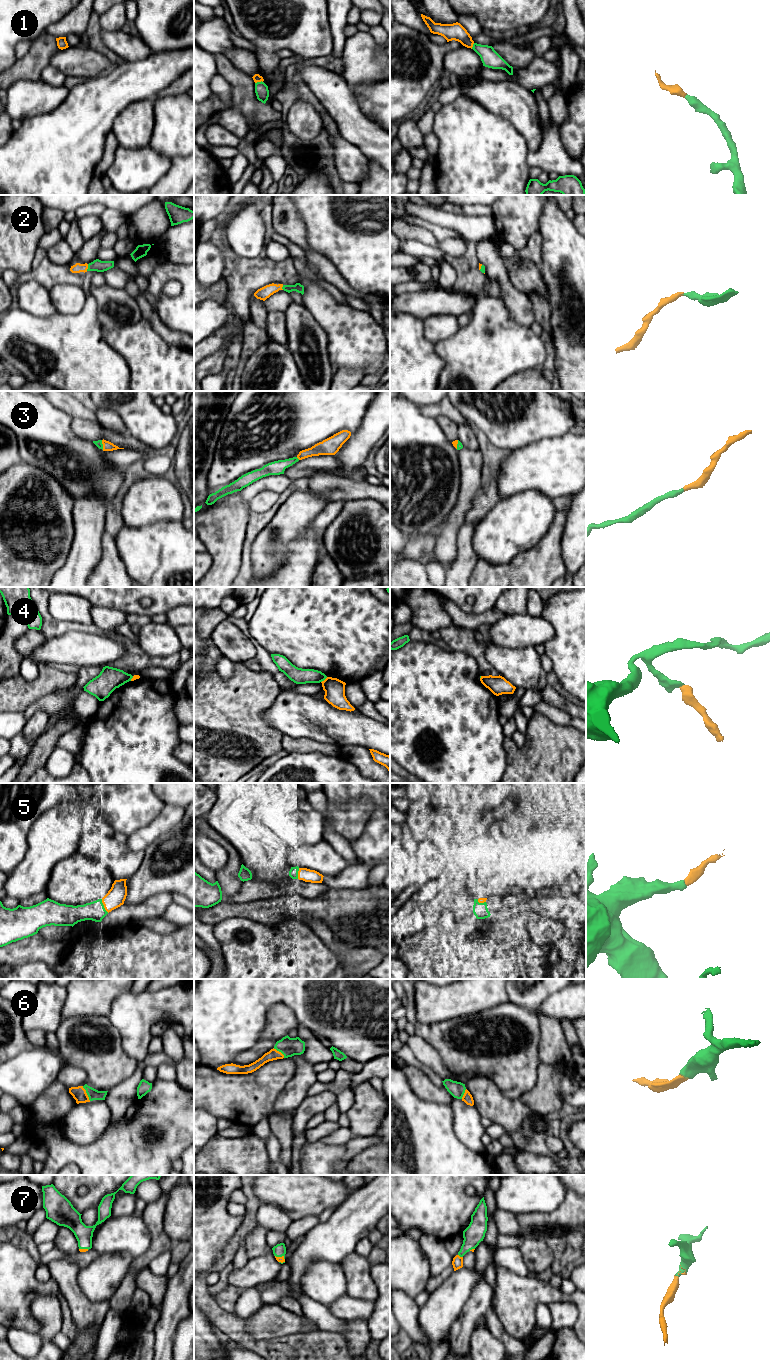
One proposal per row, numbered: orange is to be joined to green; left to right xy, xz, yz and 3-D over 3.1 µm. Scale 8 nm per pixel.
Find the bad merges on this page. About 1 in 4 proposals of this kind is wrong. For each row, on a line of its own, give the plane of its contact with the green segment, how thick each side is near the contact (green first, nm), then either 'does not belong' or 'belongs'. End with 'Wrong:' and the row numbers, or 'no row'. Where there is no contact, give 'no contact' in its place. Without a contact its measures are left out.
1: xz | 110/60 nm | belongs
2: xy | 100/80 nm | belongs
3: xy | 50/80 nm | belongs
4: xz | 130/160 nm | does not belong
5: xy | 160/150 nm | belongs
6: xy | 90/110 nm | belongs
7: yz | 160/90 nm | belongs
Wrong: 4

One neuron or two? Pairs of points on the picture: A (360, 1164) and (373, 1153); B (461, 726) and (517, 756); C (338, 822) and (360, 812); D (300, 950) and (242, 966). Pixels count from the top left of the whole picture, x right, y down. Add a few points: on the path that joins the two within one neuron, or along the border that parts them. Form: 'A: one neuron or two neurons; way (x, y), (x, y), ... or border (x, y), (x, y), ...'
A: one neuron; way (363, 1163), (370, 1156)
B: two neurons; border (503, 747), (507, 759), (505, 772)
C: one neuron; way (343, 820), (350, 820), (355, 815)
D: one neuron; way (286, 962), (282, 966), (256, 966)

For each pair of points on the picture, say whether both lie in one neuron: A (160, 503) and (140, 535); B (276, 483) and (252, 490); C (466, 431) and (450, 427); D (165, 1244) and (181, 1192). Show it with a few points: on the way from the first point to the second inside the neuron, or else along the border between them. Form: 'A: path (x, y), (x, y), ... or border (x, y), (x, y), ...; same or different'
A: border (169, 520), (143, 526), (125, 525); different
B: path (270, 483), (258, 486); same
C: border (457, 426), (458, 439); different
D: border (164, 1212), (164, 1232), (173, 1242); different

